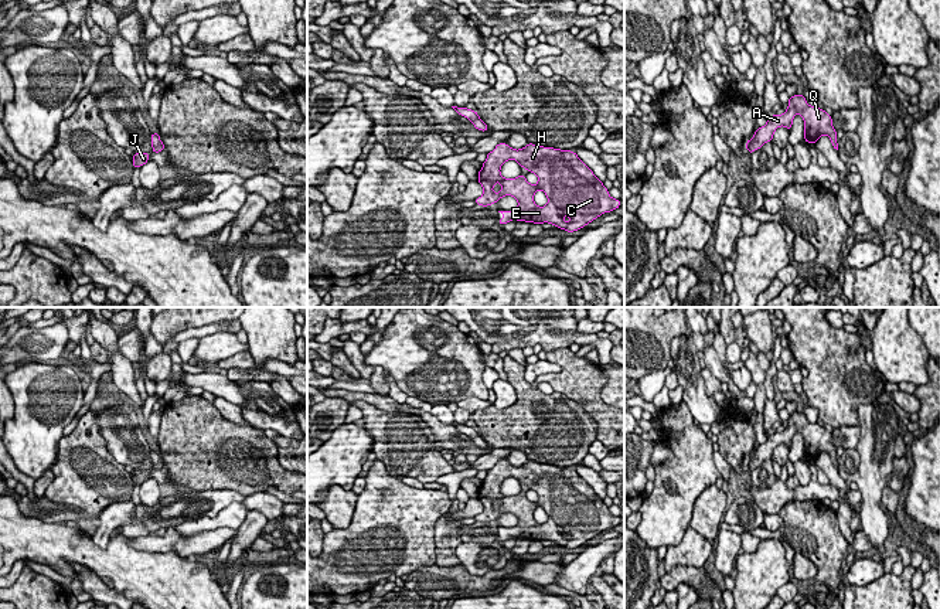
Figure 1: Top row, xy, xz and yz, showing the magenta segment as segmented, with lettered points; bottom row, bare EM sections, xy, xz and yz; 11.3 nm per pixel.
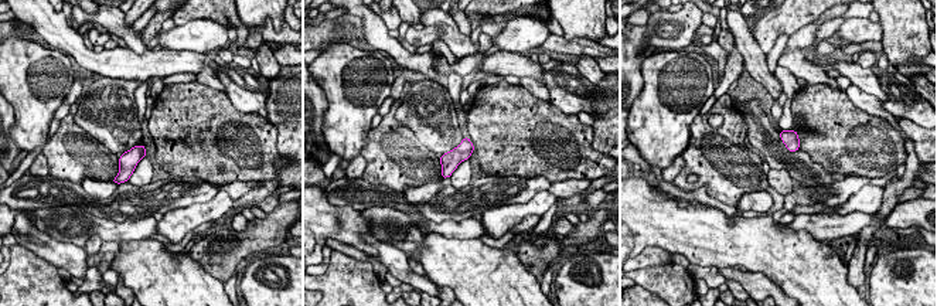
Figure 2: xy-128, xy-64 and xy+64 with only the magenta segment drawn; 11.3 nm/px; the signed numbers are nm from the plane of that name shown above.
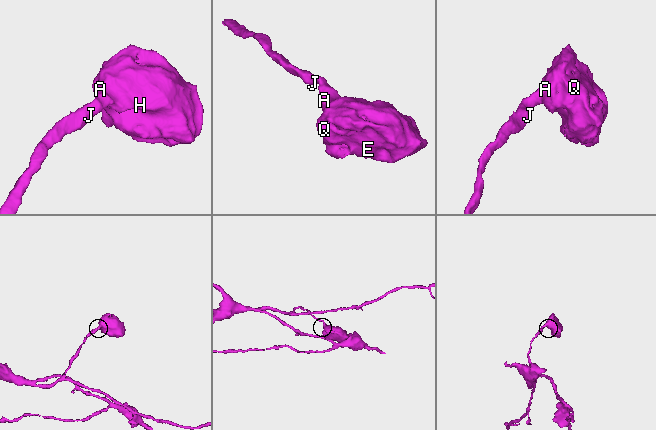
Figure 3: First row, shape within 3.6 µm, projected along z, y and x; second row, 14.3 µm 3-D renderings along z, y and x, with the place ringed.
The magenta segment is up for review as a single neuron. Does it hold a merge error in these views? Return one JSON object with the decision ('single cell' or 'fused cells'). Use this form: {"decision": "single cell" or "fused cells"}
{"decision": "single cell"}

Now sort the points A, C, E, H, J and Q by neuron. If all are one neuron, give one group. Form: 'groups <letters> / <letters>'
groups A C E H J Q

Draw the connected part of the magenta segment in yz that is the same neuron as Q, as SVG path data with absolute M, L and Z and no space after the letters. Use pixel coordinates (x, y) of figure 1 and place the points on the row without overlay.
M794 412L789 415L787 428L783 432L773 432L767 436L767 440L756 446L755 453L746 459L746 466L752 472L760 466L766 459L772 459L773 450L777 445L784 443L791 446L794 433L800 431L804 438L804 457L807 460L815 460L822 452L827 452L832 460L832 465L839 469L837 460L837 448L832 443L831 432L817 422L810 423L804 412Z

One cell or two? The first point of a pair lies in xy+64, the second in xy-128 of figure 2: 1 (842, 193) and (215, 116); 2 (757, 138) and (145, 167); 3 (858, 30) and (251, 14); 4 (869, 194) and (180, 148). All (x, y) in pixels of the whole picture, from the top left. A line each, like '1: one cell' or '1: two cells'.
1: two cells
2: two cells
3: two cells
4: two cells

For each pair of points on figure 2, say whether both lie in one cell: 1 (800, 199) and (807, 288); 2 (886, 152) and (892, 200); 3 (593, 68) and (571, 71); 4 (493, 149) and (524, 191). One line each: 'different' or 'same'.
1: different
2: different
3: different
4: different

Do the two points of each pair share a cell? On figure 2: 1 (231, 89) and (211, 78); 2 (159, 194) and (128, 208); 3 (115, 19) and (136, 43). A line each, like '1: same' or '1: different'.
1: different
2: same
3: same

